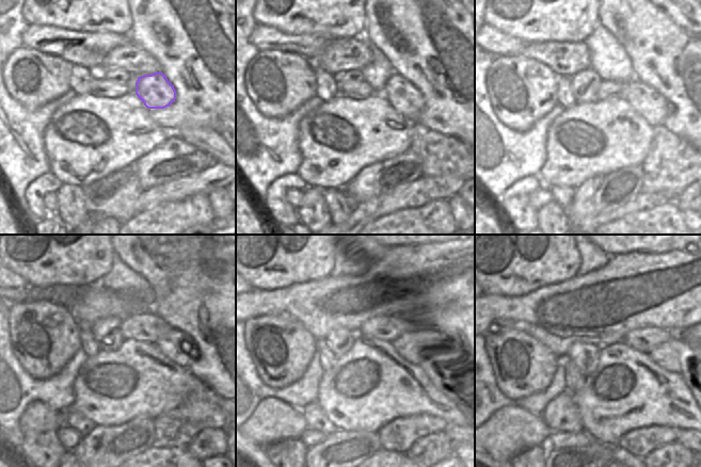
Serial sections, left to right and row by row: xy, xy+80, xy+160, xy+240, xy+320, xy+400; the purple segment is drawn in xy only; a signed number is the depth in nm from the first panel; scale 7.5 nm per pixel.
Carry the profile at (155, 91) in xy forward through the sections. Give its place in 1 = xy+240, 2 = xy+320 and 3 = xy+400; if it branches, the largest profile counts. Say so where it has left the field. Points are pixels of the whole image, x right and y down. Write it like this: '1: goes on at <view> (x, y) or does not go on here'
1: goes on at xy+240 (176, 345)
2: goes on at xy+320 (417, 353)
3: goes on at xy+400 (672, 355)

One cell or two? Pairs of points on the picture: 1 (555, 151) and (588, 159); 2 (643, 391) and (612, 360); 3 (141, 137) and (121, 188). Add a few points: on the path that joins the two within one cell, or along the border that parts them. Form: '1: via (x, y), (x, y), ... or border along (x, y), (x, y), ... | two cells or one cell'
1: via (563, 151), (579, 158) | one cell
2: via (637, 381), (636, 372), (623, 363) | one cell
3: border along (133, 162), (108, 175) | two cells

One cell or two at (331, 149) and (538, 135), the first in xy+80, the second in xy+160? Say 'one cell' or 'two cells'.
two cells

